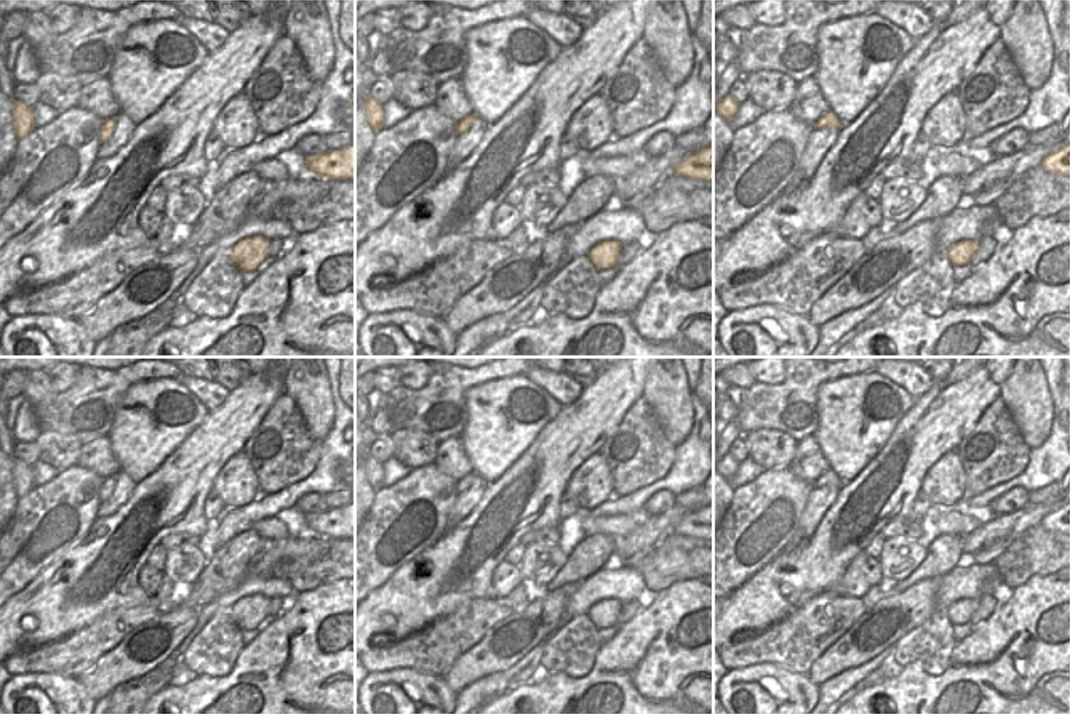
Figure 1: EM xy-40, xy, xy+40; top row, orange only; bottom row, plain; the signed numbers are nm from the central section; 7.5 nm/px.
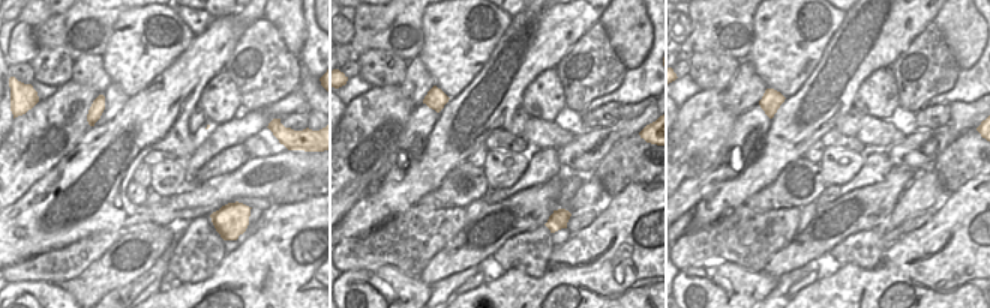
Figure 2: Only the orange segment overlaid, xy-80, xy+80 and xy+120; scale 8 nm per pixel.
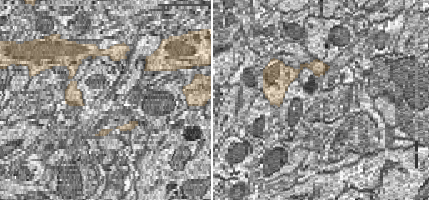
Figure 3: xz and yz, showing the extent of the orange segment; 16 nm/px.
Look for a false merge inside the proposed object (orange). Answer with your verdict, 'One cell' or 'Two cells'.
One cell

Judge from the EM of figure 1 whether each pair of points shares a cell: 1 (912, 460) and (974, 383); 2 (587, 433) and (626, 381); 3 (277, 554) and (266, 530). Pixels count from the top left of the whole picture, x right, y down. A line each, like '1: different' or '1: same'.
1: same
2: same
3: different

